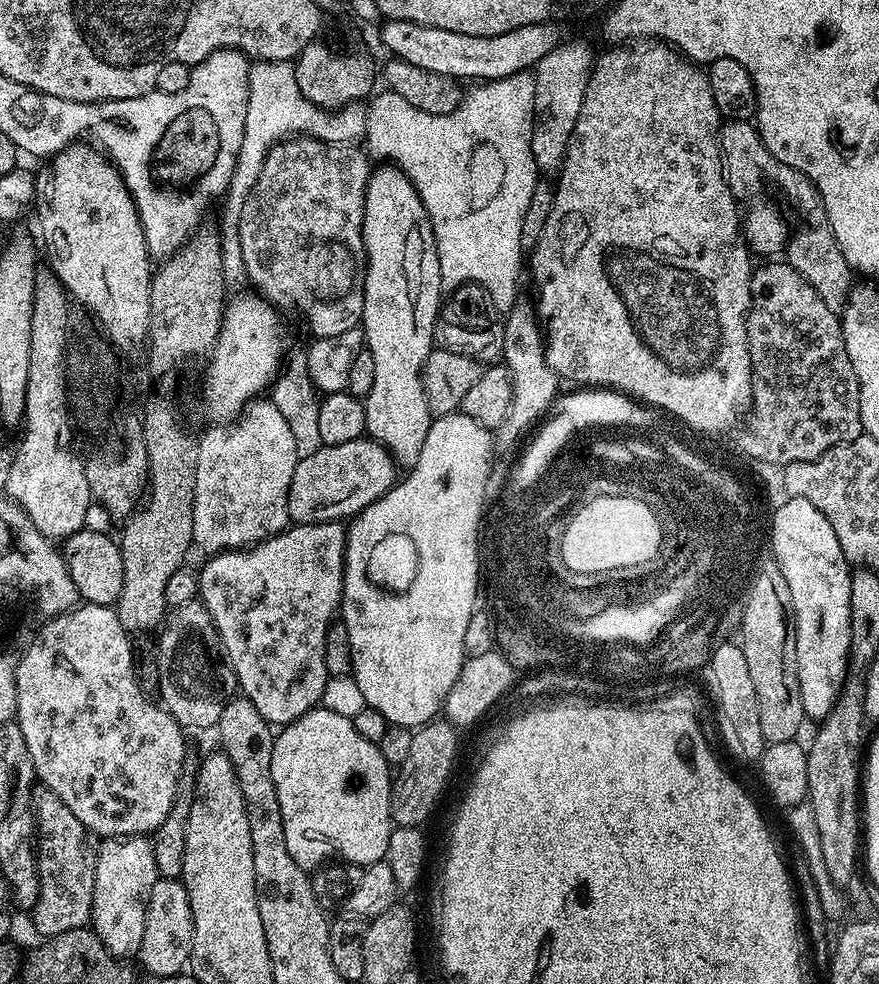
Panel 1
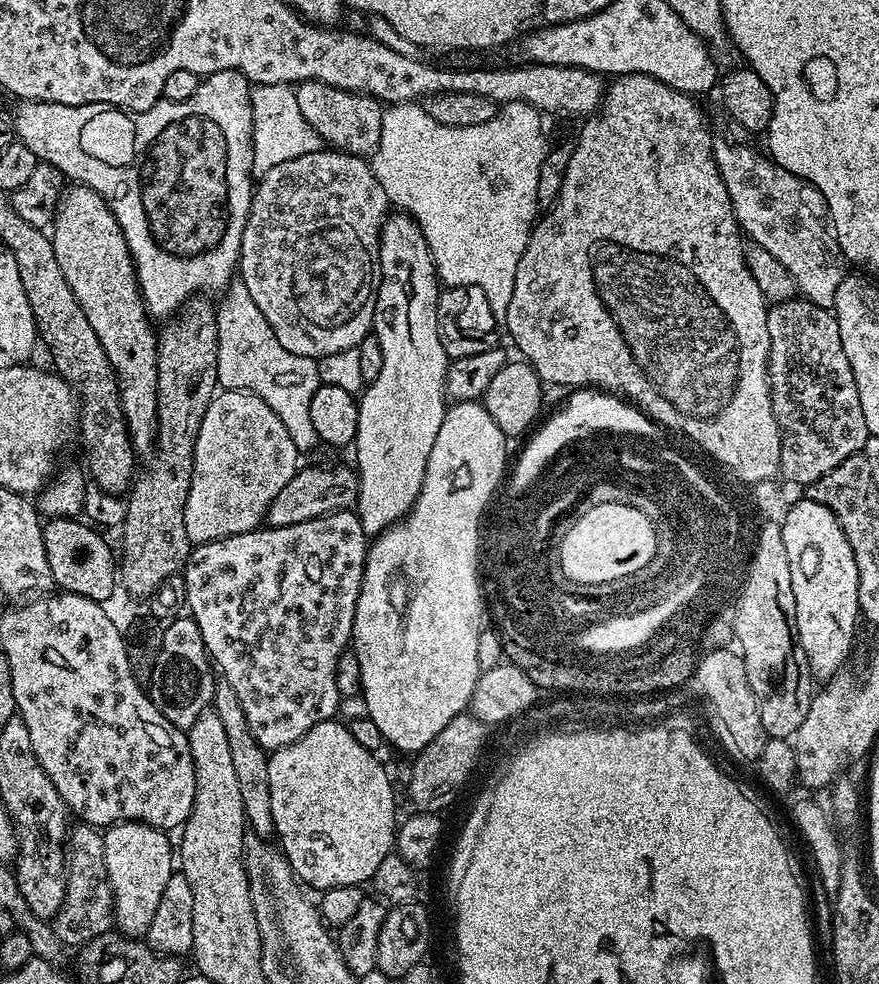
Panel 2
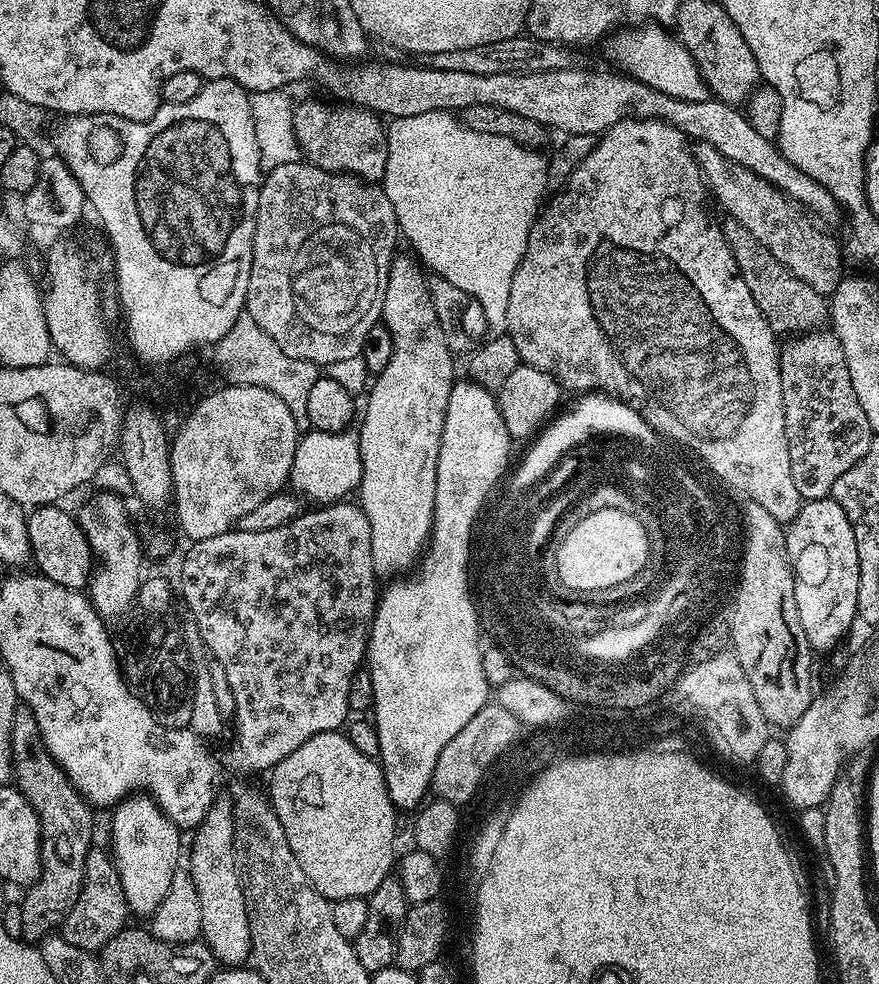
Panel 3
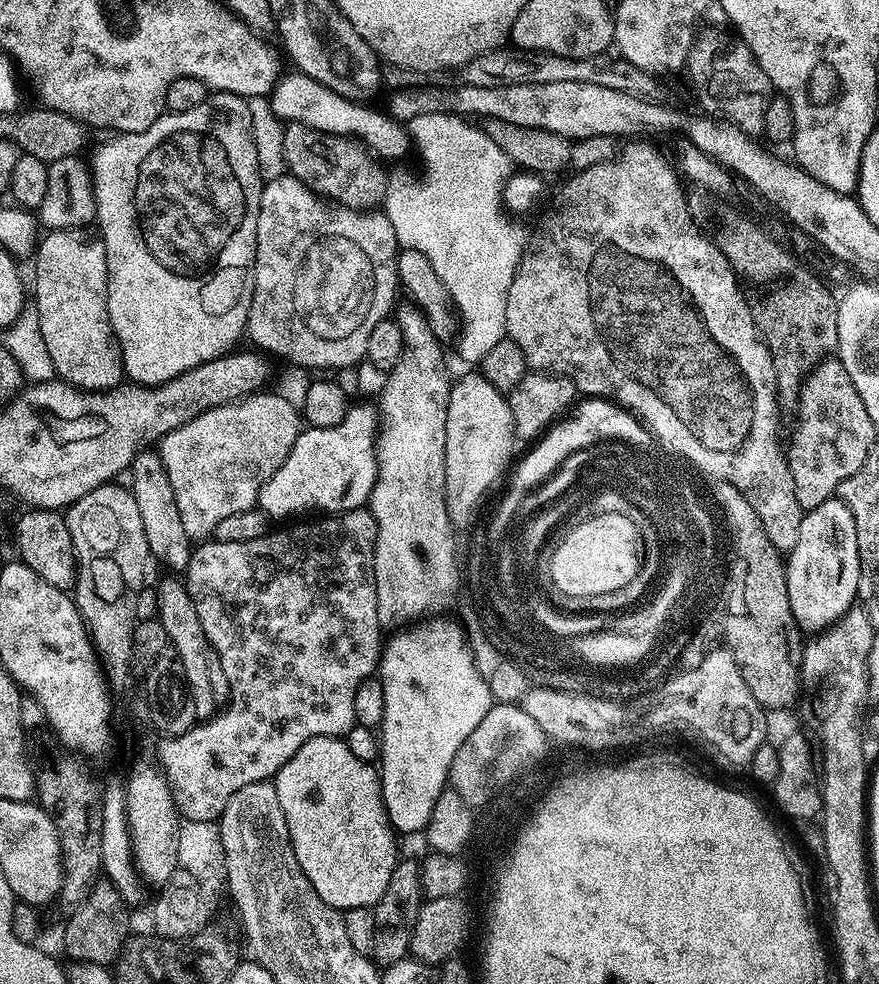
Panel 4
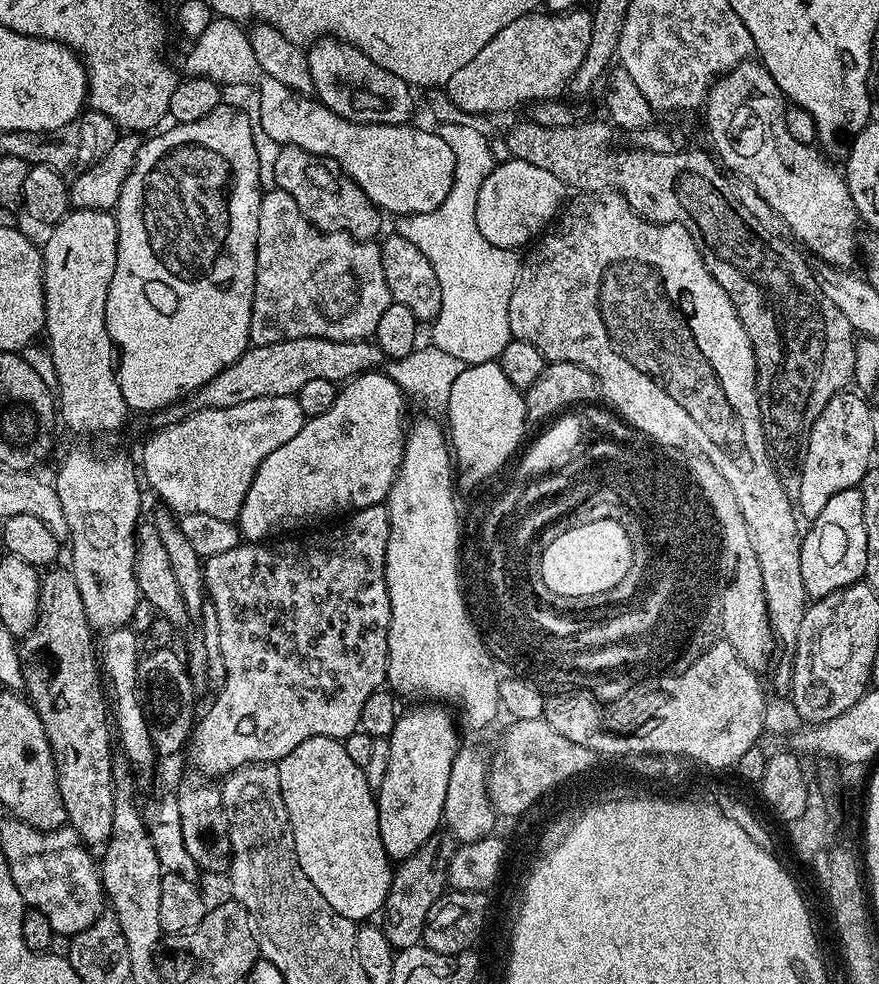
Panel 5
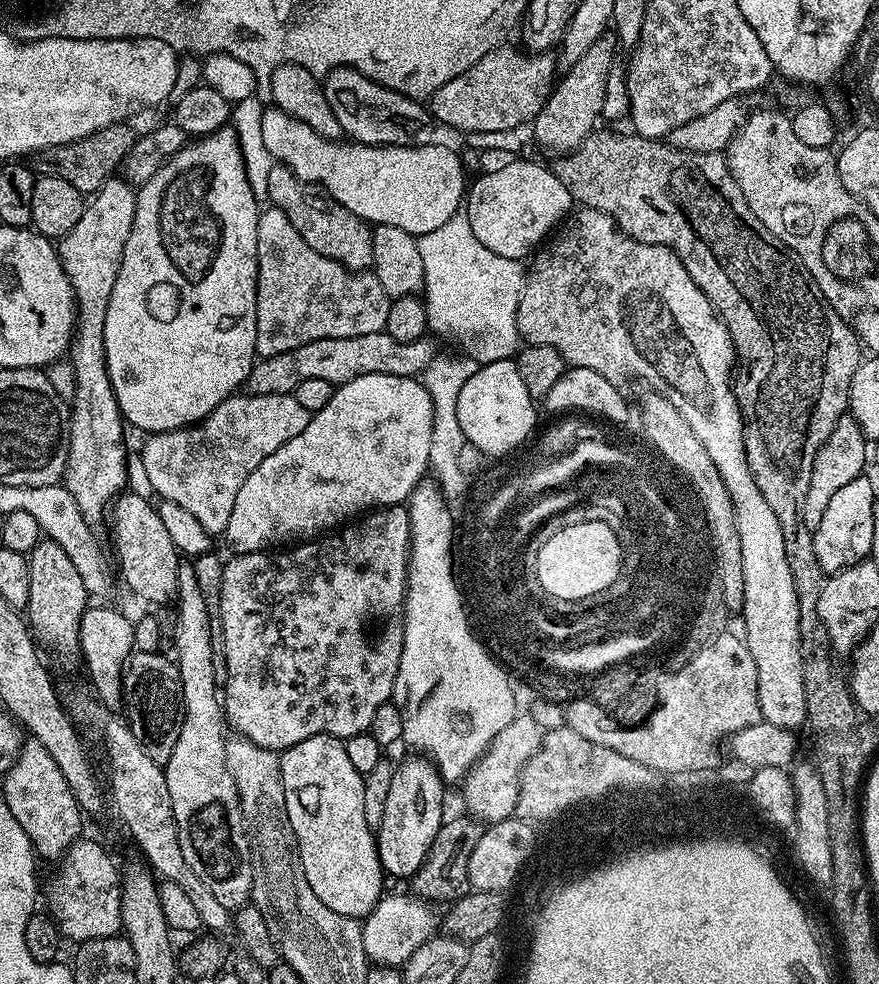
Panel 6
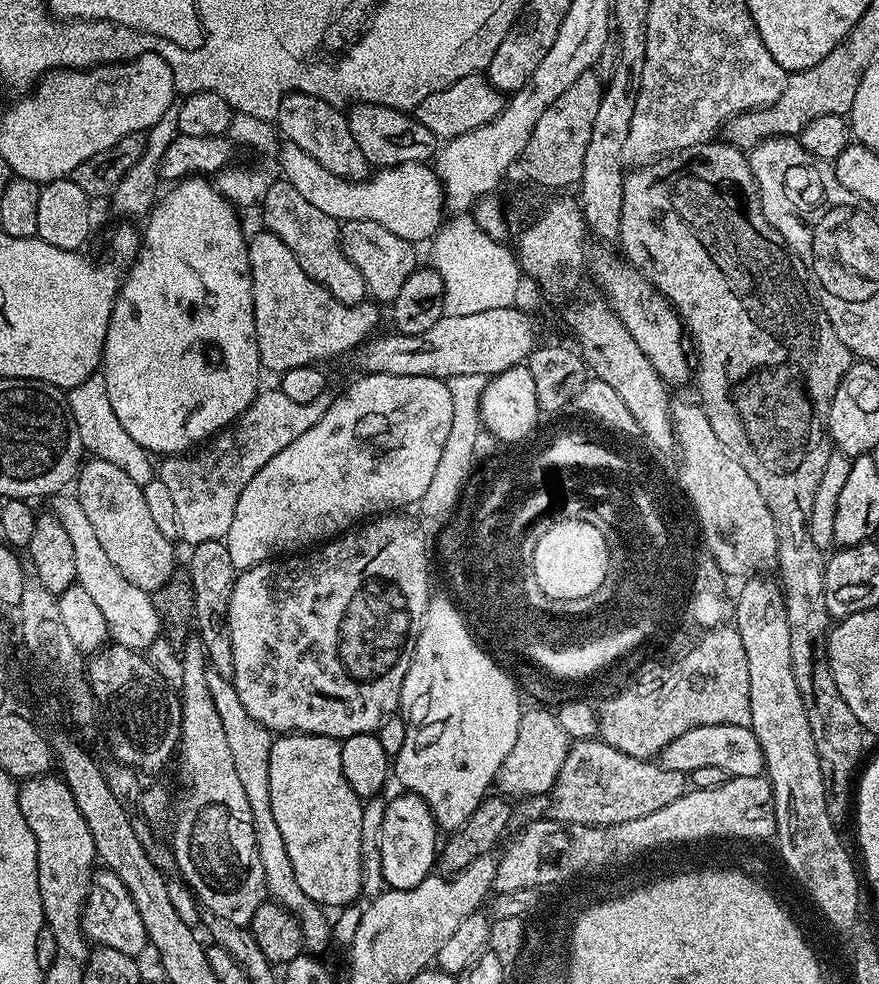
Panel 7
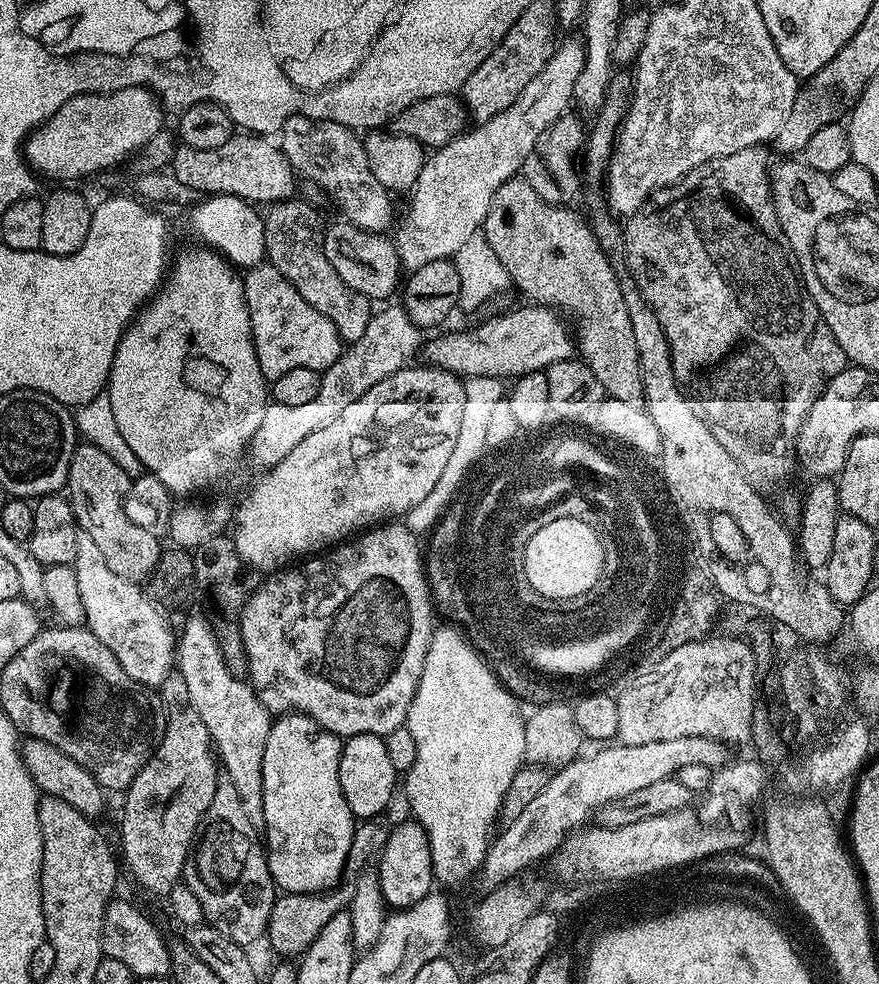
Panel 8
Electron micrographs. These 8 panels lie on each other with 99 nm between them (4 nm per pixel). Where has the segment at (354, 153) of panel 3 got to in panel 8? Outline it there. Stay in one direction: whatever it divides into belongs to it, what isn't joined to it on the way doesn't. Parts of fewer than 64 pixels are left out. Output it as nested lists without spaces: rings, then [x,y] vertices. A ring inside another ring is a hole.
[[[296,199],[279,200],[267,209],[268,216],[266,212],[263,217],[264,255],[267,263],[273,264],[282,278],[289,280],[294,290],[298,290],[298,294],[302,294],[302,298],[306,298],[306,302],[314,306],[314,310],[318,310],[318,314],[326,314],[326,318],[334,322],[341,341],[351,342],[362,338],[366,326],[370,326],[373,301],[358,294],[353,288],[346,286],[342,278],[338,278],[334,266],[330,266],[324,253],[322,223],[320,224],[315,210],[306,201]]]

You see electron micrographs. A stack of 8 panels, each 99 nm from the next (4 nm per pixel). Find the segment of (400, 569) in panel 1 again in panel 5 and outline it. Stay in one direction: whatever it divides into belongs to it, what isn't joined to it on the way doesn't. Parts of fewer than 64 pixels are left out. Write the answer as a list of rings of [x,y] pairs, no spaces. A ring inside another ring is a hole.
[[[497,361],[470,364],[462,369],[454,386],[450,386],[446,428],[450,433],[451,451],[460,456],[454,462],[455,467],[461,468],[466,478],[471,480],[483,472],[492,472],[508,452],[516,452],[521,447],[520,439],[528,420],[524,397],[525,393],[502,374],[502,366]],[[420,702],[417,708],[405,711],[398,718],[391,736],[390,762],[386,769],[385,780],[378,789],[376,809],[378,810],[378,830],[382,838],[382,846],[389,860],[399,862],[410,858],[418,846],[433,836],[441,827],[444,819],[444,803],[446,802],[446,785],[450,782],[451,764],[458,751],[456,744],[456,728],[452,725],[452,716],[447,707],[436,702]]]

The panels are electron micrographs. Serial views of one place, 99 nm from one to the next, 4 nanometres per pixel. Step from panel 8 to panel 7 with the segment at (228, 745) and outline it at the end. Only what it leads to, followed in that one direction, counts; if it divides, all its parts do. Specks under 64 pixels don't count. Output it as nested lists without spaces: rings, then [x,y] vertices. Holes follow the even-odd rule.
[[[209,671],[208,686],[210,698],[214,700],[214,710],[218,710],[218,718],[222,718],[222,730],[226,730],[226,742],[230,746],[230,755],[234,757],[238,778],[242,781],[246,798],[250,801],[250,814],[258,846],[256,856],[262,858],[262,874],[267,895],[296,917],[302,930],[305,949],[312,954],[324,954],[320,952],[326,951],[328,943],[331,945],[334,940],[334,928],[330,923],[329,913],[321,905],[306,898],[302,886],[298,886],[298,878],[294,878],[294,866],[290,866],[290,854],[286,854],[286,842],[282,842],[282,832],[278,830],[278,822],[274,822],[274,810],[270,810],[270,750],[273,733],[254,722],[250,714],[246,714],[242,698],[238,698],[231,680]]]

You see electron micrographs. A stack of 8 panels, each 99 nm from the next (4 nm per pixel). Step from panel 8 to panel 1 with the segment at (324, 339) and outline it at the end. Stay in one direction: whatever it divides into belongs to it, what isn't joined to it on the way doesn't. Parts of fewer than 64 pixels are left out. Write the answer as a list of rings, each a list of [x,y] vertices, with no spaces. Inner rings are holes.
[[[313,136],[285,138],[268,149],[262,174],[242,206],[242,259],[247,279],[277,309],[296,308],[313,337],[338,338],[360,324],[366,263],[362,218],[369,175],[369,157],[359,147],[322,142]]]

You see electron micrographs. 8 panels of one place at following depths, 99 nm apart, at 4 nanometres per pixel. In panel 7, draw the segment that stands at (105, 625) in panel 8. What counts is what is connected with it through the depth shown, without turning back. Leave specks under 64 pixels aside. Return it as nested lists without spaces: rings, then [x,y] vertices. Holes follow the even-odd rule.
[[[57,494],[51,497],[50,504],[51,515],[60,519],[74,546],[76,583],[90,593],[92,600],[98,605],[98,610],[102,610],[109,637],[124,648],[147,650],[162,634],[162,625],[152,605],[151,595],[138,590],[134,582],[126,582],[126,578],[122,578],[114,562],[110,562],[106,550],[102,550],[102,545],[98,543],[94,526],[90,523],[86,510],[82,510],[82,502],[78,502],[75,495]]]

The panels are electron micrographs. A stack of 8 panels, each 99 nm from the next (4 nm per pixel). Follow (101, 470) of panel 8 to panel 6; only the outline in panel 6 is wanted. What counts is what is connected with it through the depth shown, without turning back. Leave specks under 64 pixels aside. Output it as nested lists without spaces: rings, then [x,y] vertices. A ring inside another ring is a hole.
[[[125,491],[116,497],[110,509],[111,520],[112,544],[116,547],[116,560],[120,563],[120,576],[125,586],[151,606],[167,605],[176,595],[178,566],[182,563],[182,557],[153,501]]]

